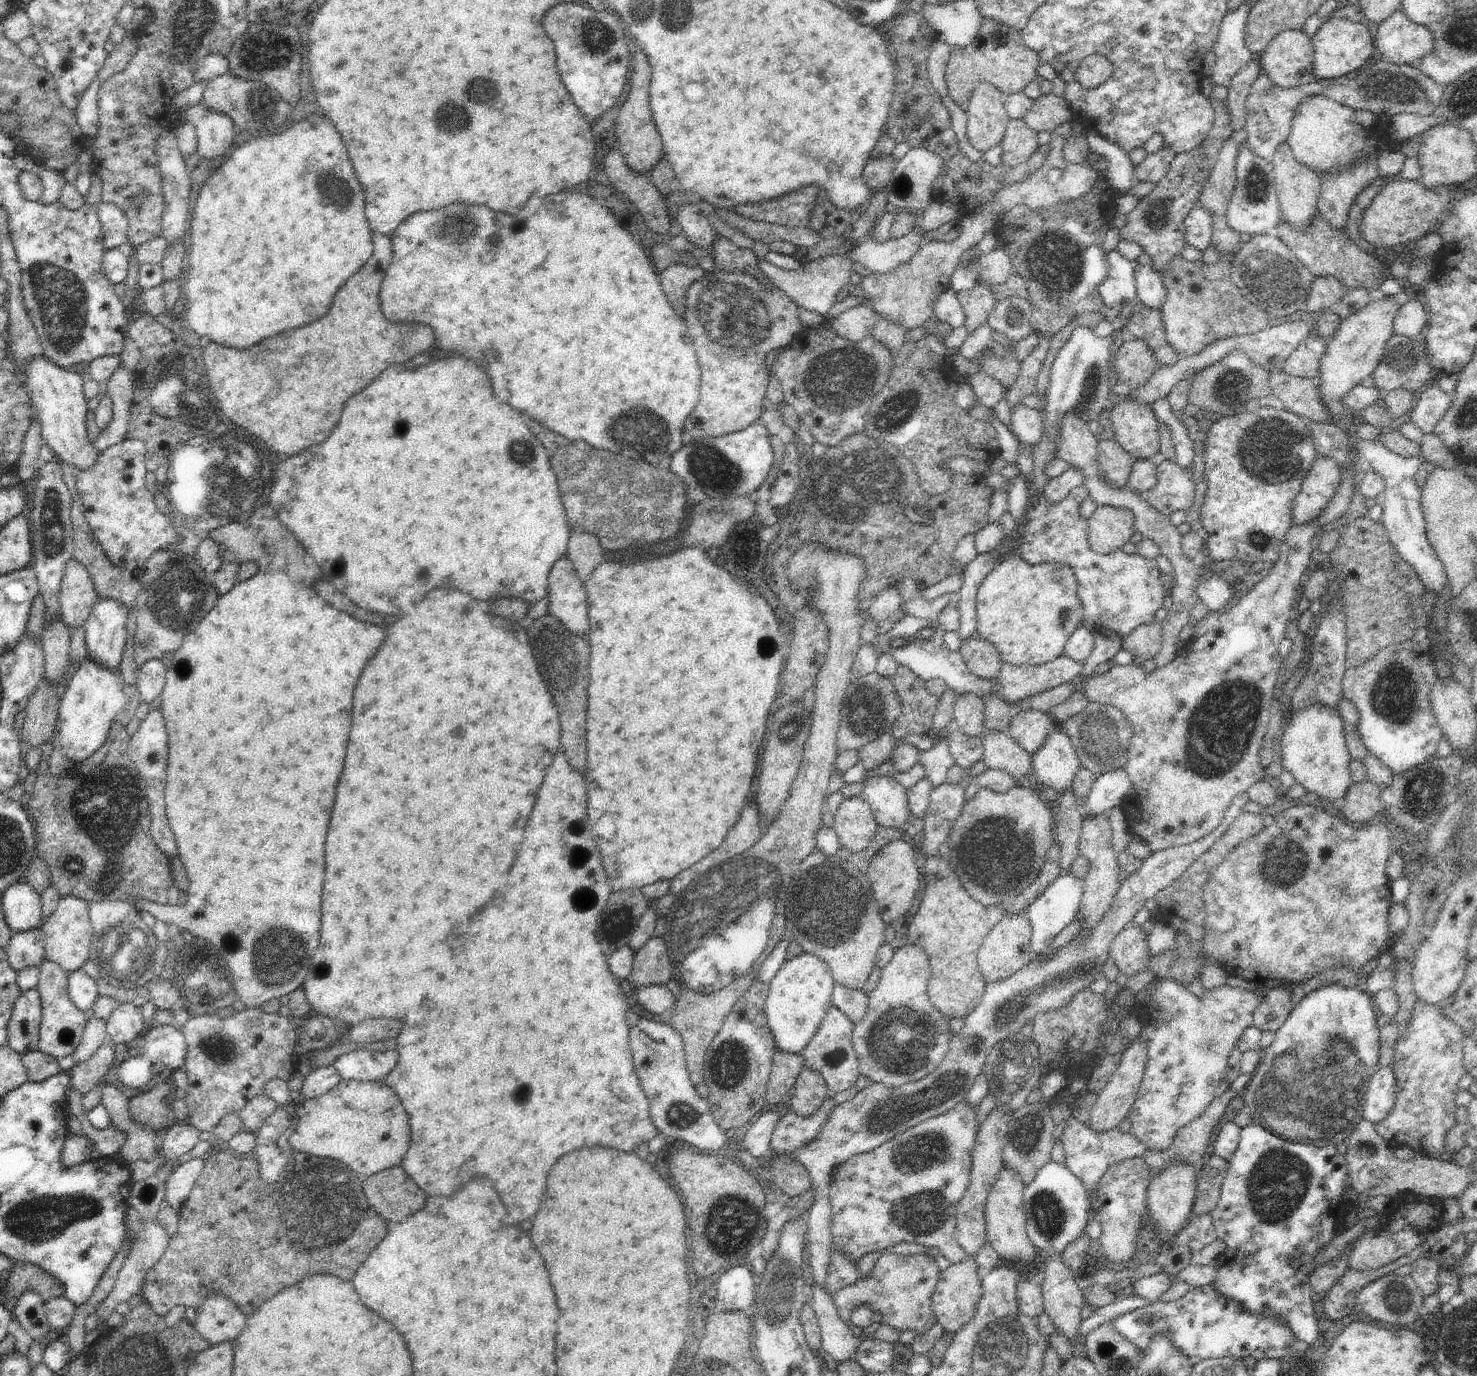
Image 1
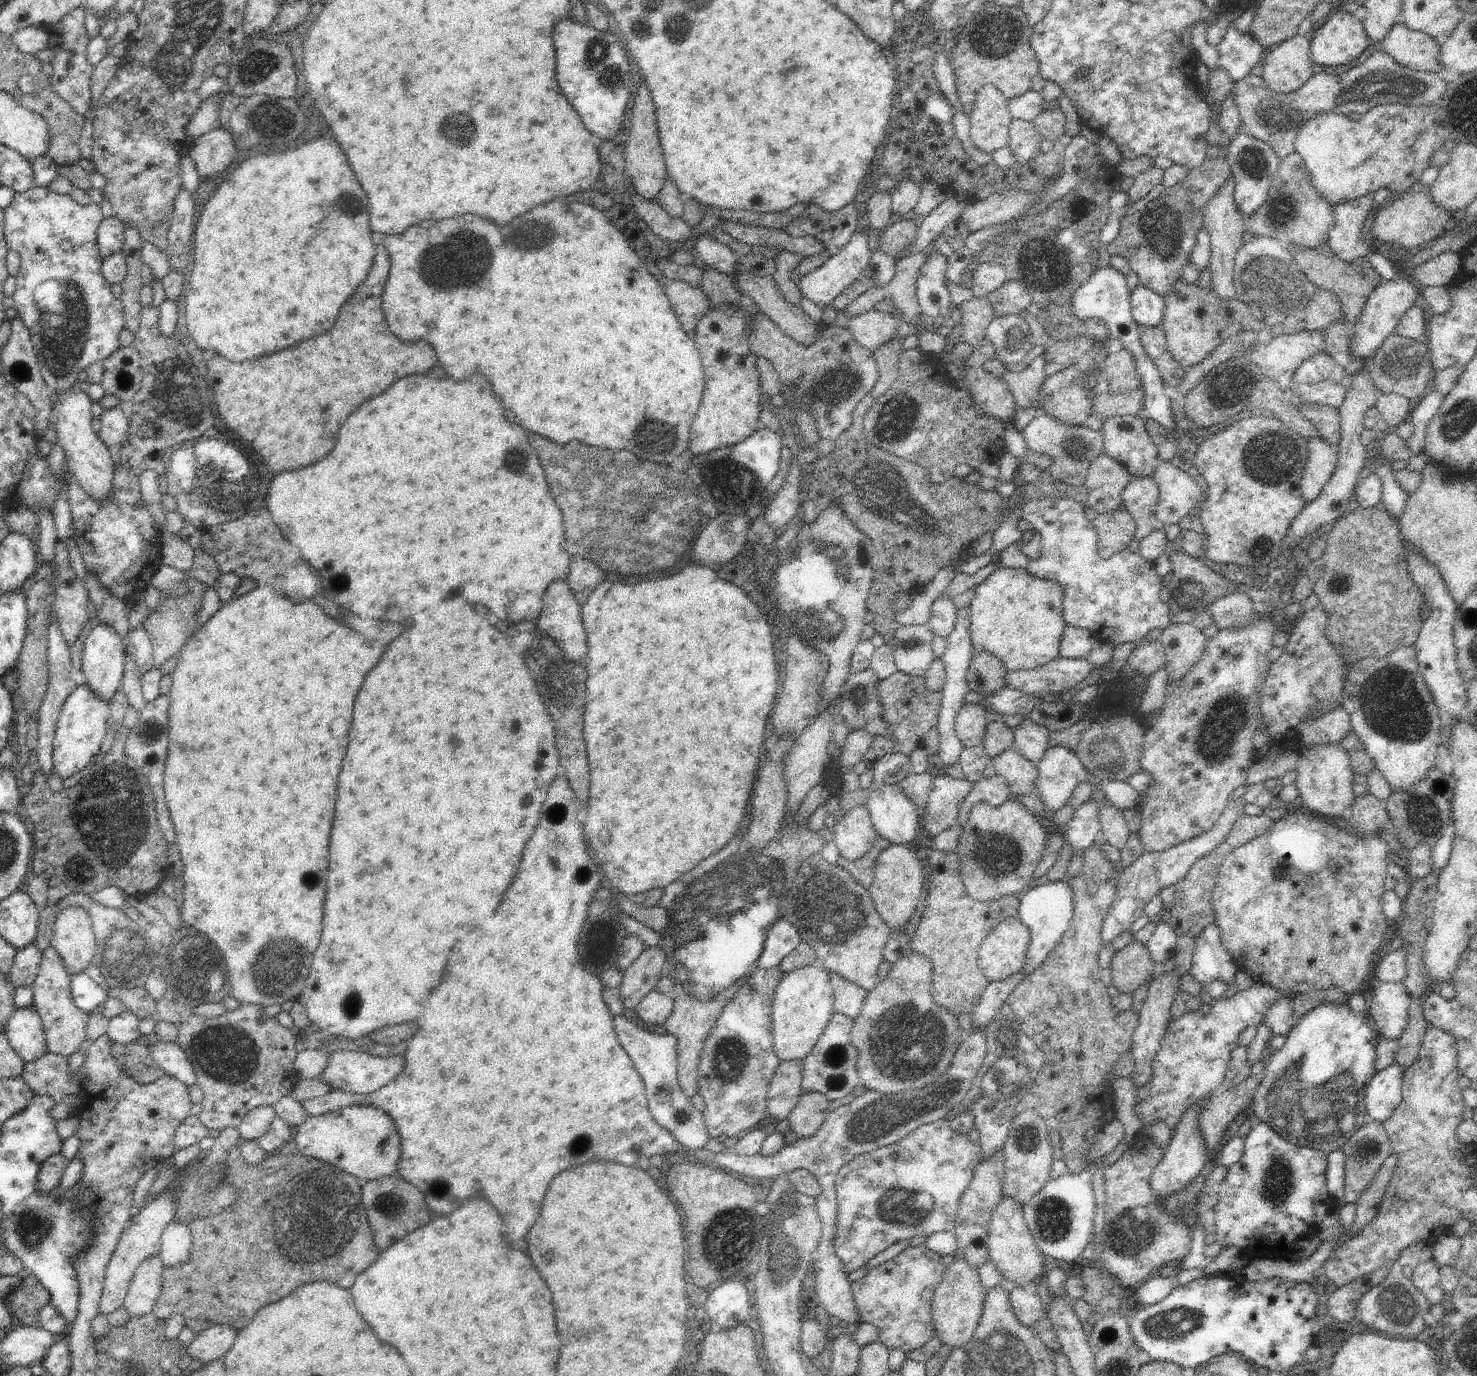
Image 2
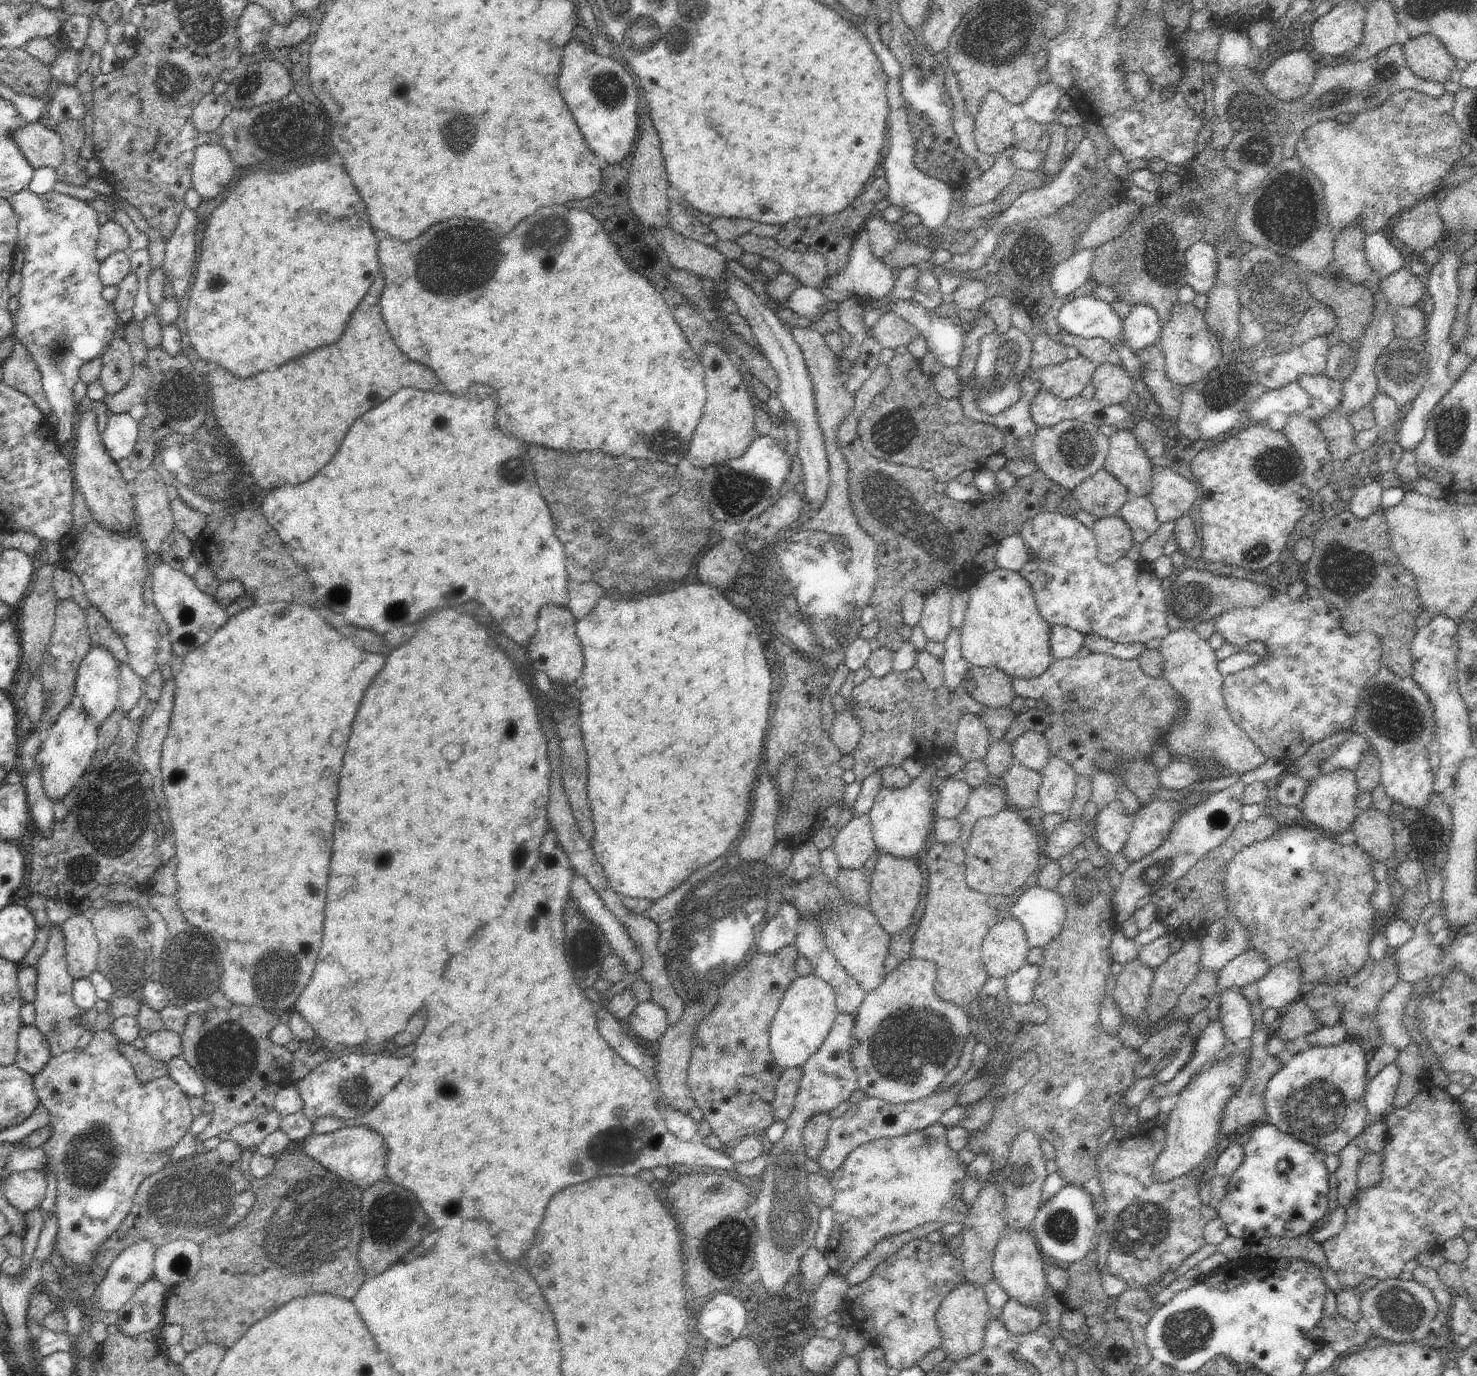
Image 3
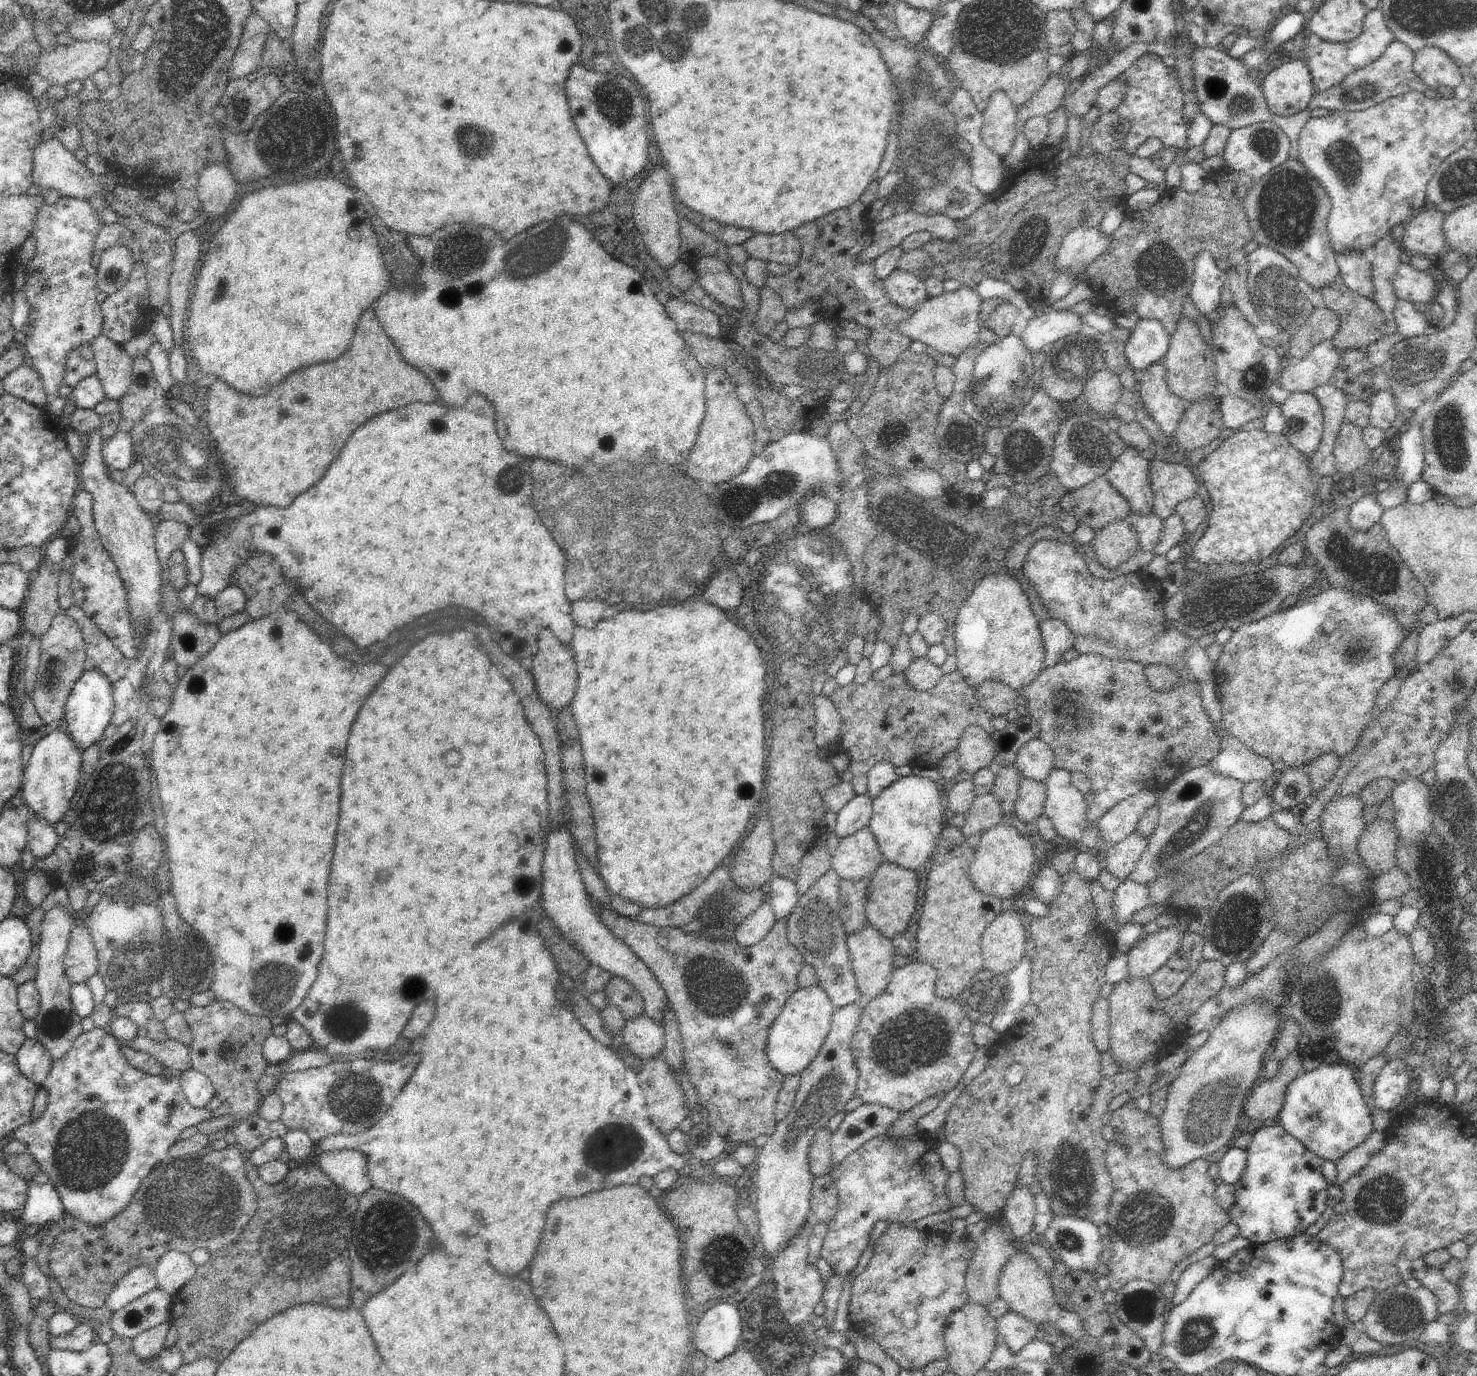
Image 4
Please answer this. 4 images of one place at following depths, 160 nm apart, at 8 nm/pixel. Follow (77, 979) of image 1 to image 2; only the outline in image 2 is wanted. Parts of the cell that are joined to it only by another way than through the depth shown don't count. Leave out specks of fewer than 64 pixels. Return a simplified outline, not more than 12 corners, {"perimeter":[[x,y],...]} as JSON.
{"perimeter":[[87,971],[71,977],[75,1005],[89,1015],[110,998]]}

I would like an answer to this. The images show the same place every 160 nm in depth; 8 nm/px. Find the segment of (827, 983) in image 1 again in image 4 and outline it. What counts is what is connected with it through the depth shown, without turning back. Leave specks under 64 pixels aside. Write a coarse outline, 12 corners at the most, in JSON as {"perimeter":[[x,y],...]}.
{"perimeter":[[820,984],[798,989],[769,1030],[768,1060],[800,1075],[835,1009]]}

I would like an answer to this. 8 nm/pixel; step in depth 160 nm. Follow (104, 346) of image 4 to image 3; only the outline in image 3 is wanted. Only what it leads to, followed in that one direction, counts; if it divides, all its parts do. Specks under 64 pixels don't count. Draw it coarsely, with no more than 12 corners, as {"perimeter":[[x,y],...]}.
{"perimeter":[[112,337],[97,381],[107,396],[135,371],[125,338]]}

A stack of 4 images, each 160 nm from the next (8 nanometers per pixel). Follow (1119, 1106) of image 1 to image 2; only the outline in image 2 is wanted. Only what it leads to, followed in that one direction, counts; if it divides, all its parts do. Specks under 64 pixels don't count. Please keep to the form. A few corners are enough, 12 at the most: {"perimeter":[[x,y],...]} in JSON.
{"perimeter":[[1159,969],[1139,1011],[1132,1079],[1151,1079],[1181,976]]}

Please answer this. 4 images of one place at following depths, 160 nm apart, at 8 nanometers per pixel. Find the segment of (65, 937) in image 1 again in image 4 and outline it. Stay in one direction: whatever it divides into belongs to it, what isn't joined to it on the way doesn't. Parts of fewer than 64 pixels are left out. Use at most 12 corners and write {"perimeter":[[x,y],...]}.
{"perimeter":[[86,924],[72,929],[63,965],[72,985],[97,972]]}

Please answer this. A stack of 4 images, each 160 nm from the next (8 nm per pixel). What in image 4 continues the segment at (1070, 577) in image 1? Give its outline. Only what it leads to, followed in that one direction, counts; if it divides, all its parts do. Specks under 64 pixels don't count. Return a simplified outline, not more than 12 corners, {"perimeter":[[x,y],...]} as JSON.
{"perimeter":[[994,570],[957,610],[957,669],[1019,690],[1045,661],[1020,582]]}

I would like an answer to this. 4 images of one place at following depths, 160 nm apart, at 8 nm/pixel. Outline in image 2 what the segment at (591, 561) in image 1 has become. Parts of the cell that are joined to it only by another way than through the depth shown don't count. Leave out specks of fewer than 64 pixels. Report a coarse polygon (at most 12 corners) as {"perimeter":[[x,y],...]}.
{"perimeter":[[570,560],[567,583],[582,605],[604,580],[586,560]]}

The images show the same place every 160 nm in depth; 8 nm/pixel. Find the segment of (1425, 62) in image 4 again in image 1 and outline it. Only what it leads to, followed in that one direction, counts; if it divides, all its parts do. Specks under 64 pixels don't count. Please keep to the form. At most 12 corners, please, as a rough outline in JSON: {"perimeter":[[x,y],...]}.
{"perimeter":[[1399,8],[1379,25],[1378,57],[1414,65],[1434,50],[1433,32]]}

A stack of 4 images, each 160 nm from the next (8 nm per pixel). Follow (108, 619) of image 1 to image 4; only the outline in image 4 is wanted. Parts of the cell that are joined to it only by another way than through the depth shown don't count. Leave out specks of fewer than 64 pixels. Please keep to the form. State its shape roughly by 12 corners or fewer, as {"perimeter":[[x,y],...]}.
{"perimeter":[[83,671],[65,704],[64,728],[80,751],[103,738],[112,685]]}

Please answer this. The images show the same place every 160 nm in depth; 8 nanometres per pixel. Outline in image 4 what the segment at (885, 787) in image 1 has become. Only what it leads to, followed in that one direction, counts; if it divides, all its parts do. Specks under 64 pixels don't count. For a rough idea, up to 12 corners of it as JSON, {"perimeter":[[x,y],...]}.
{"perimeter":[[898,777],[868,827],[884,861],[919,872],[948,817],[927,777]]}

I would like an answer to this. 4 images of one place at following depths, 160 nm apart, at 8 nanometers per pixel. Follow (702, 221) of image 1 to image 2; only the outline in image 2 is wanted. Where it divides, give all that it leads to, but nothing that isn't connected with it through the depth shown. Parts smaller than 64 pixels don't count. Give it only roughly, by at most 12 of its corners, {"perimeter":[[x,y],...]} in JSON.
{"perimeter":[[703,230],[694,250],[704,264],[736,280],[741,266],[730,248]]}

